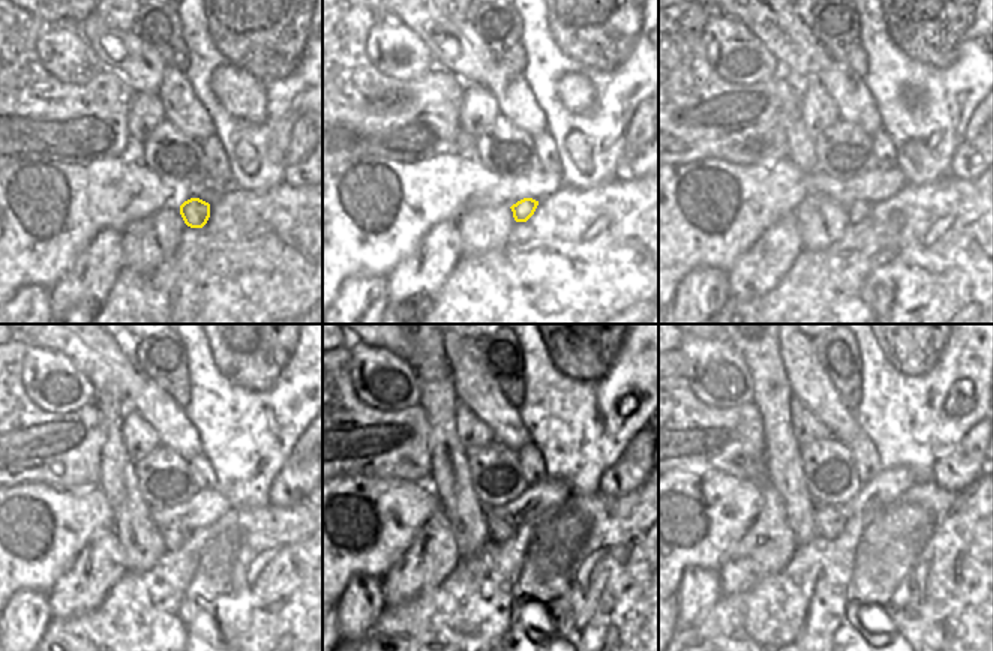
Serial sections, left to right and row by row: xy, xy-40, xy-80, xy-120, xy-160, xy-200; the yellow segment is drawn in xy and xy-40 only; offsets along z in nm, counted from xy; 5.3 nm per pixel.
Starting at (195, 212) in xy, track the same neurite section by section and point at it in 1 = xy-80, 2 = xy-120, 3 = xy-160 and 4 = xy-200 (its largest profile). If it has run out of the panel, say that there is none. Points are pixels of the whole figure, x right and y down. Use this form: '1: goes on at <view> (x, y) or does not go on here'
1: goes on at xy-80 (860, 209)
2: goes on at xy-120 (173, 537)
3: goes on at xy-160 (500, 530)
4: goes on at xy-200 (830, 522)

